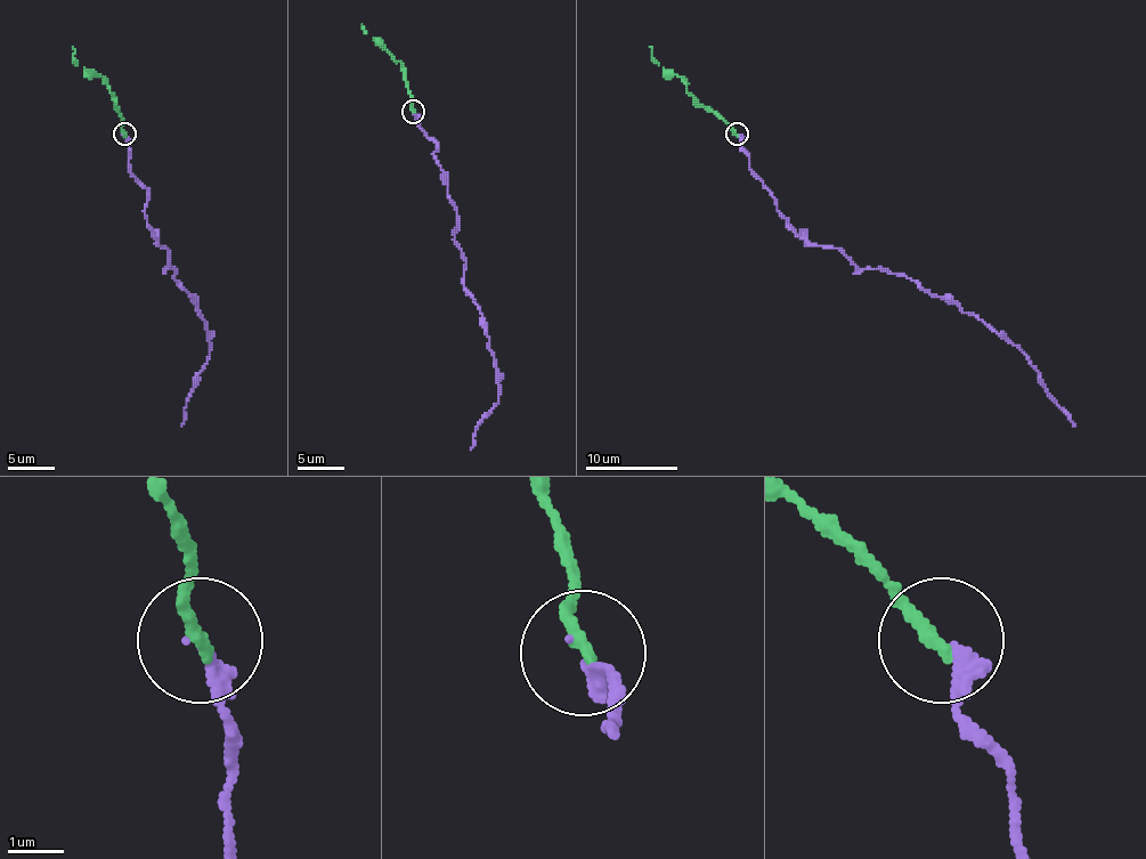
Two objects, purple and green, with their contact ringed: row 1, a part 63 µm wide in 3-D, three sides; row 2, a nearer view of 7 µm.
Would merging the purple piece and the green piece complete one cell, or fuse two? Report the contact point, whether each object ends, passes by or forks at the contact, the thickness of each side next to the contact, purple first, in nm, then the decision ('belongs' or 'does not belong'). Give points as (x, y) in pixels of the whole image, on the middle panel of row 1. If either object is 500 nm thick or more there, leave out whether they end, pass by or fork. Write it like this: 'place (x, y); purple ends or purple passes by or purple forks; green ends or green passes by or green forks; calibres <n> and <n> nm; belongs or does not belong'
place (413, 112); purple ends; green ends; calibres 240 and 240 nm; belongs

